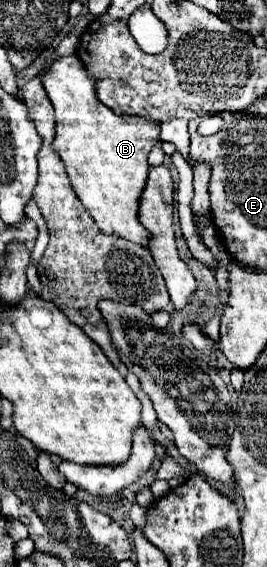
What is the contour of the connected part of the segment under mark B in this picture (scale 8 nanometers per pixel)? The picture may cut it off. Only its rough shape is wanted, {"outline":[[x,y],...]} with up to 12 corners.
{"outline":[[76,55],[42,81],[54,149],[106,235],[138,221],[160,125],[116,115]]}

